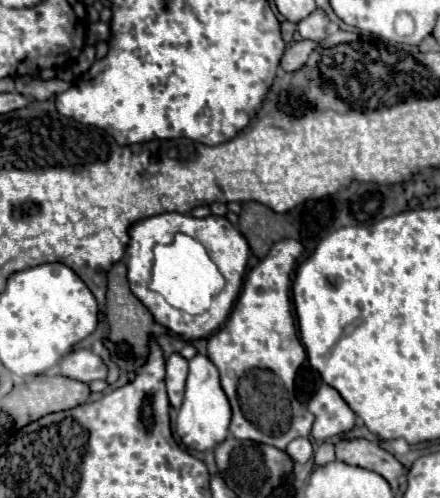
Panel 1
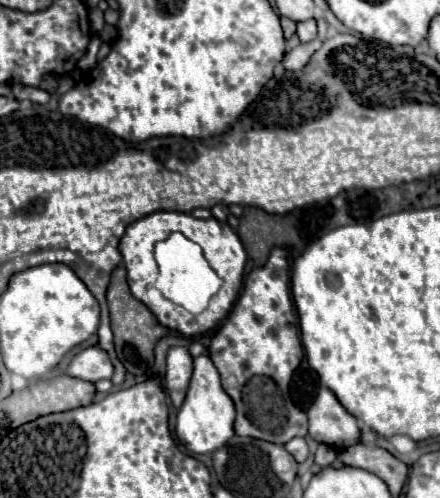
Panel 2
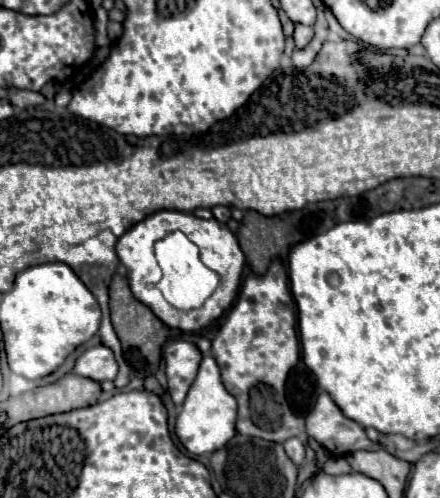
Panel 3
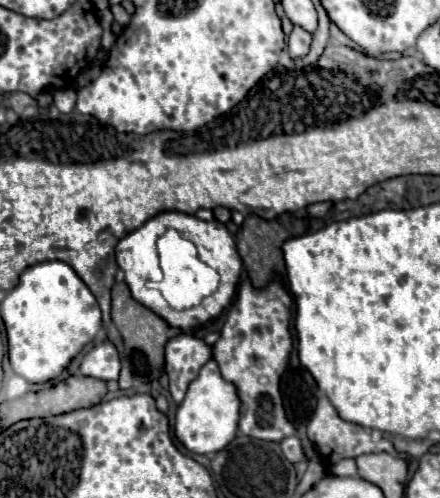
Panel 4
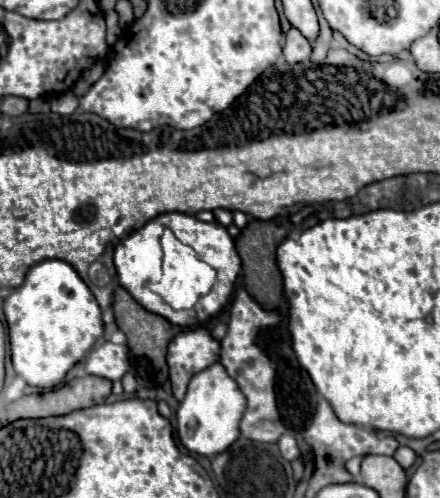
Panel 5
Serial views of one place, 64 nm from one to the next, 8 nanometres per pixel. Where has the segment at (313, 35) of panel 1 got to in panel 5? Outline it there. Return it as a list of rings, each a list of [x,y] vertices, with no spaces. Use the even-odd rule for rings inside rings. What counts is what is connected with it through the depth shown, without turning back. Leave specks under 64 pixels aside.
[[[290,28],[290,32],[286,34],[286,44],[284,44],[284,56],[290,64],[306,60],[310,56],[312,44],[310,40],[304,40],[304,36],[300,36],[300,32],[296,32],[296,28]]]

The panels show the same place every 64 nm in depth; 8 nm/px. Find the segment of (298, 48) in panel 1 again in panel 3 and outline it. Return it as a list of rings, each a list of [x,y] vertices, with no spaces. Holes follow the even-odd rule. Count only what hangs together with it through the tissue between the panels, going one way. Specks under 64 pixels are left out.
[[[318,34],[318,36],[308,44],[308,48],[294,50],[294,52],[292,52],[292,66],[296,66],[296,68],[306,68],[306,66],[310,66],[310,64],[314,62],[314,56],[318,54],[320,46],[322,46],[322,36]]]

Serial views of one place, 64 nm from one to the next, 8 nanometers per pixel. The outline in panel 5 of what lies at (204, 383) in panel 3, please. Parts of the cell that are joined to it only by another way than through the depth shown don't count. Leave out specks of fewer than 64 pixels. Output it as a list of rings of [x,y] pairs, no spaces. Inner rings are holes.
[[[216,362],[204,368],[204,372],[198,372],[190,380],[186,398],[180,402],[180,408],[176,412],[178,438],[190,452],[196,452],[202,456],[220,454],[224,452],[224,448],[228,448],[228,444],[232,444],[240,436],[238,424],[244,408],[246,408],[246,398],[240,392],[238,384],[226,374],[224,366]]]

